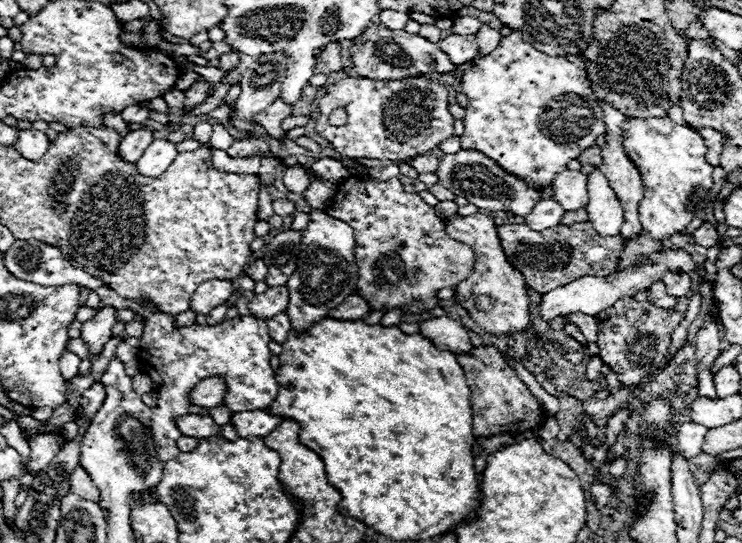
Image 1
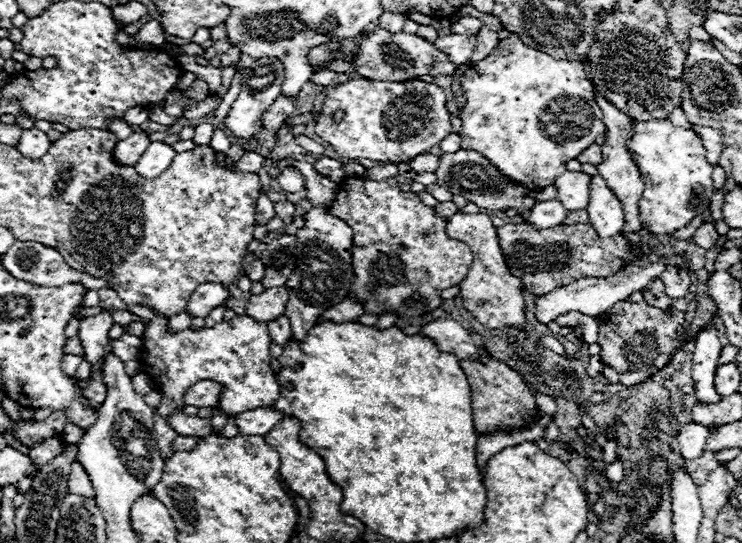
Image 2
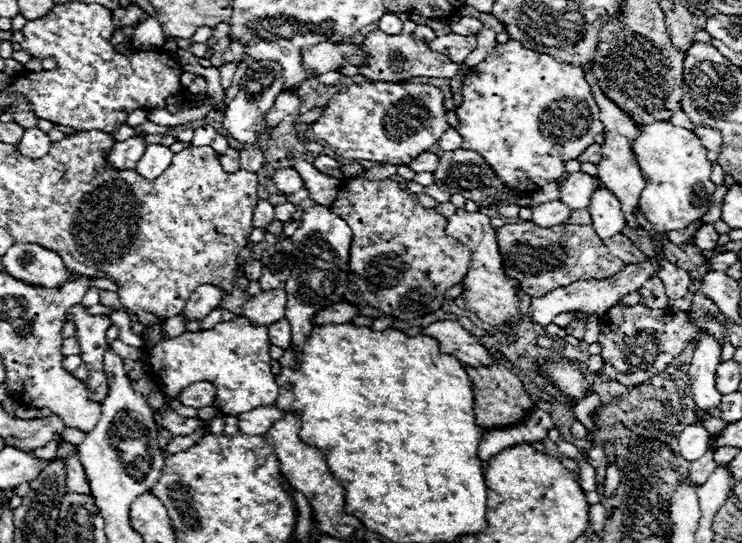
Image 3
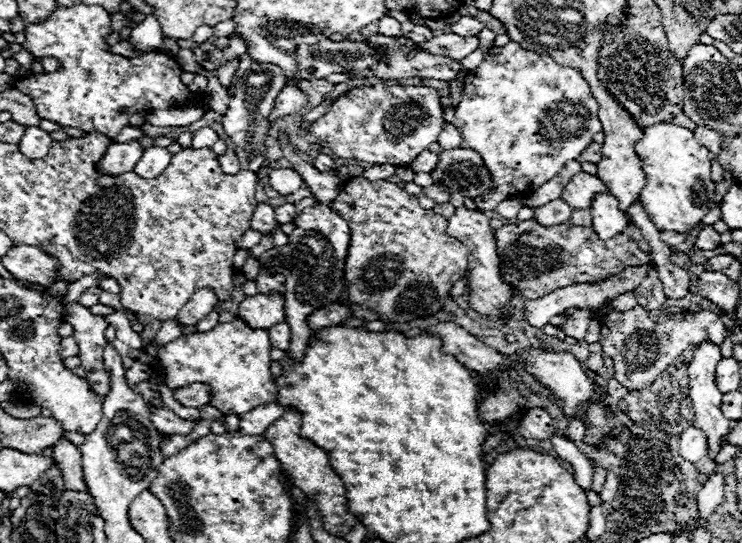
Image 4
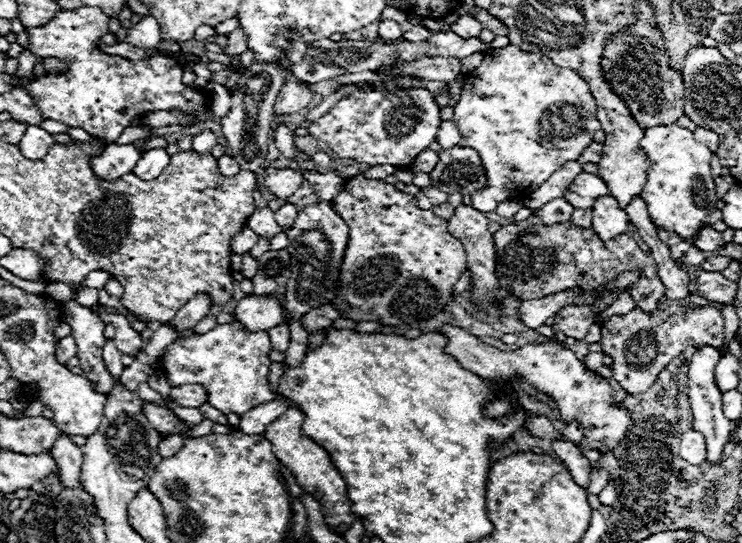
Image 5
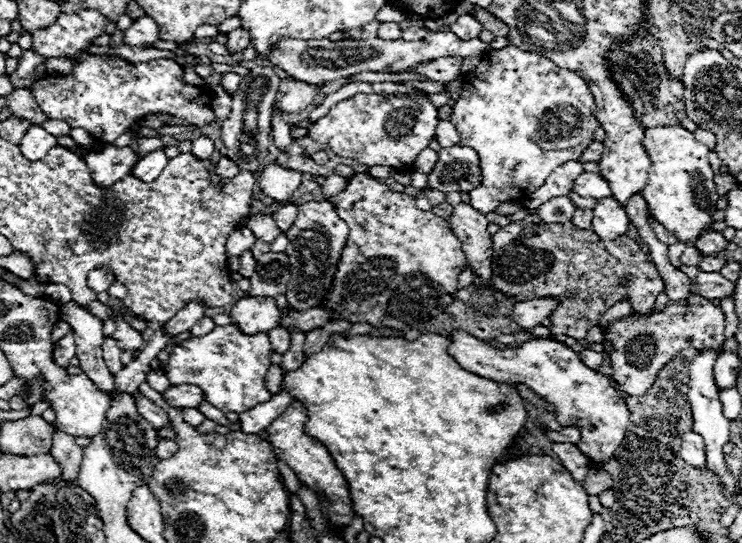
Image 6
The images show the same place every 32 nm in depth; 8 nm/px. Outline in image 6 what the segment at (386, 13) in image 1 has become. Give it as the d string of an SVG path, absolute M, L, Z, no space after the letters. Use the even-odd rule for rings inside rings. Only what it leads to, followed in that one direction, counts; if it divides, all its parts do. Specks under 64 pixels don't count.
M384 22L384 24L380 24L378 38L382 38L382 40L398 40L400 38L400 26L396 22Z

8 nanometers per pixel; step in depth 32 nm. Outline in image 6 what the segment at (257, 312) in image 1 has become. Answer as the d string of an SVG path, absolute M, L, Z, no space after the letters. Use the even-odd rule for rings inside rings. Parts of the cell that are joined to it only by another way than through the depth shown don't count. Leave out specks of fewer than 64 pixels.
M240 298L230 310L232 322L246 334L268 332L278 326L282 310L276 308L274 298Z

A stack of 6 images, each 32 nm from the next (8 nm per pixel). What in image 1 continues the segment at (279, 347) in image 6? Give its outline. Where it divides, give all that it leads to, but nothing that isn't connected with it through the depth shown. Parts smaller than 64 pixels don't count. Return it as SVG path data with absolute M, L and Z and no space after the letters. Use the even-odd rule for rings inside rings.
M282 312L280 316L268 320L266 324L268 324L268 330L270 330L270 338L272 338L274 342L278 342L278 344L286 342L286 336L290 334L292 326L290 326L290 320L288 320L288 316L286 316L284 312Z

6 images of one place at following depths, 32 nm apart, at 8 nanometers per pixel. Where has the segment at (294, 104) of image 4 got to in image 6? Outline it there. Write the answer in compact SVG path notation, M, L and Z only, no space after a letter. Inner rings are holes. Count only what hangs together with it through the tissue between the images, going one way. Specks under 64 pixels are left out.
M282 78L278 96L276 96L276 104L282 112L298 112L306 108L308 104L312 104L318 92L320 92L318 84L302 84L298 80Z

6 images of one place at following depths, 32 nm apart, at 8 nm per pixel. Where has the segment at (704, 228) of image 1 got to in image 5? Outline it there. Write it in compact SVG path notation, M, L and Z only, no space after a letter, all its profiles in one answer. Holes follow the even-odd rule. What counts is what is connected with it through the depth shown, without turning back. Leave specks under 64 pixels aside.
M708 226L708 228L704 228L704 230L700 232L700 236L696 238L694 246L696 246L698 250L702 250L702 252L714 252L714 250L724 248L726 242L722 240L722 234L720 234L720 232L716 232L714 228Z

